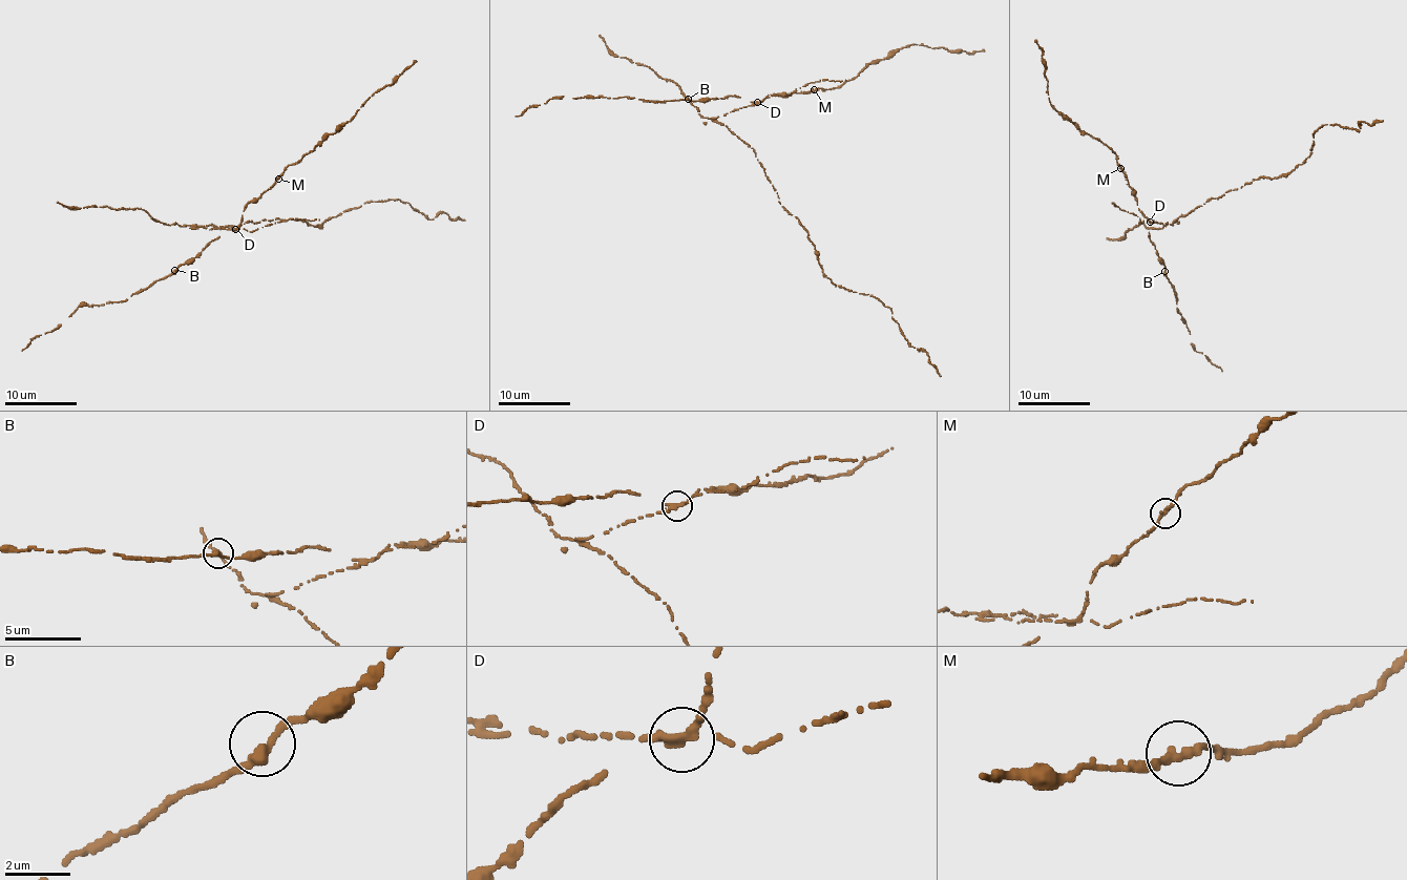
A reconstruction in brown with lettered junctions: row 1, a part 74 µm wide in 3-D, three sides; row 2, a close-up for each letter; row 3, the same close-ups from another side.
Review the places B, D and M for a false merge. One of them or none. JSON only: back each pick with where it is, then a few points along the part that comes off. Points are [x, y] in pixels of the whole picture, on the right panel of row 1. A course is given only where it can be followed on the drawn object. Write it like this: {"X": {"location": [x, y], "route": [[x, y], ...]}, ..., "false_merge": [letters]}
{"D": {"location": [1150, 222], "route": [[1149, 223], [1173, 224], [1256, 179], [1285, 176], [1303, 164], [1319, 126], [1359, 131], [1361, 121], [1382, 121]]}, "false_merge": ["D"]}

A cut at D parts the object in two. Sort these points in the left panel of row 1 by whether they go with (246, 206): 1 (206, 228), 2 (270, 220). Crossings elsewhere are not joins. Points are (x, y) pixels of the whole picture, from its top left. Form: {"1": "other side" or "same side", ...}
{"1": "other side", "2": "other side"}

